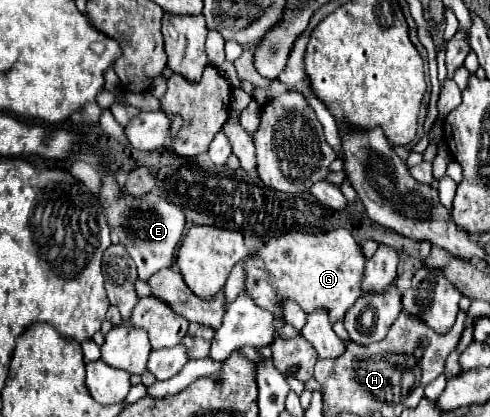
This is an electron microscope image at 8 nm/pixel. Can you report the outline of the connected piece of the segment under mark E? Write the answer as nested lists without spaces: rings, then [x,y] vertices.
[[[103,170],[101,198],[105,212],[109,216],[109,224],[117,232],[119,242],[133,258],[141,280],[147,280],[153,272],[159,272],[161,268],[169,268],[173,264],[173,254],[185,228],[185,214],[181,206],[175,206],[155,194],[145,194],[141,198],[125,196],[121,192],[117,178],[105,170]]]

